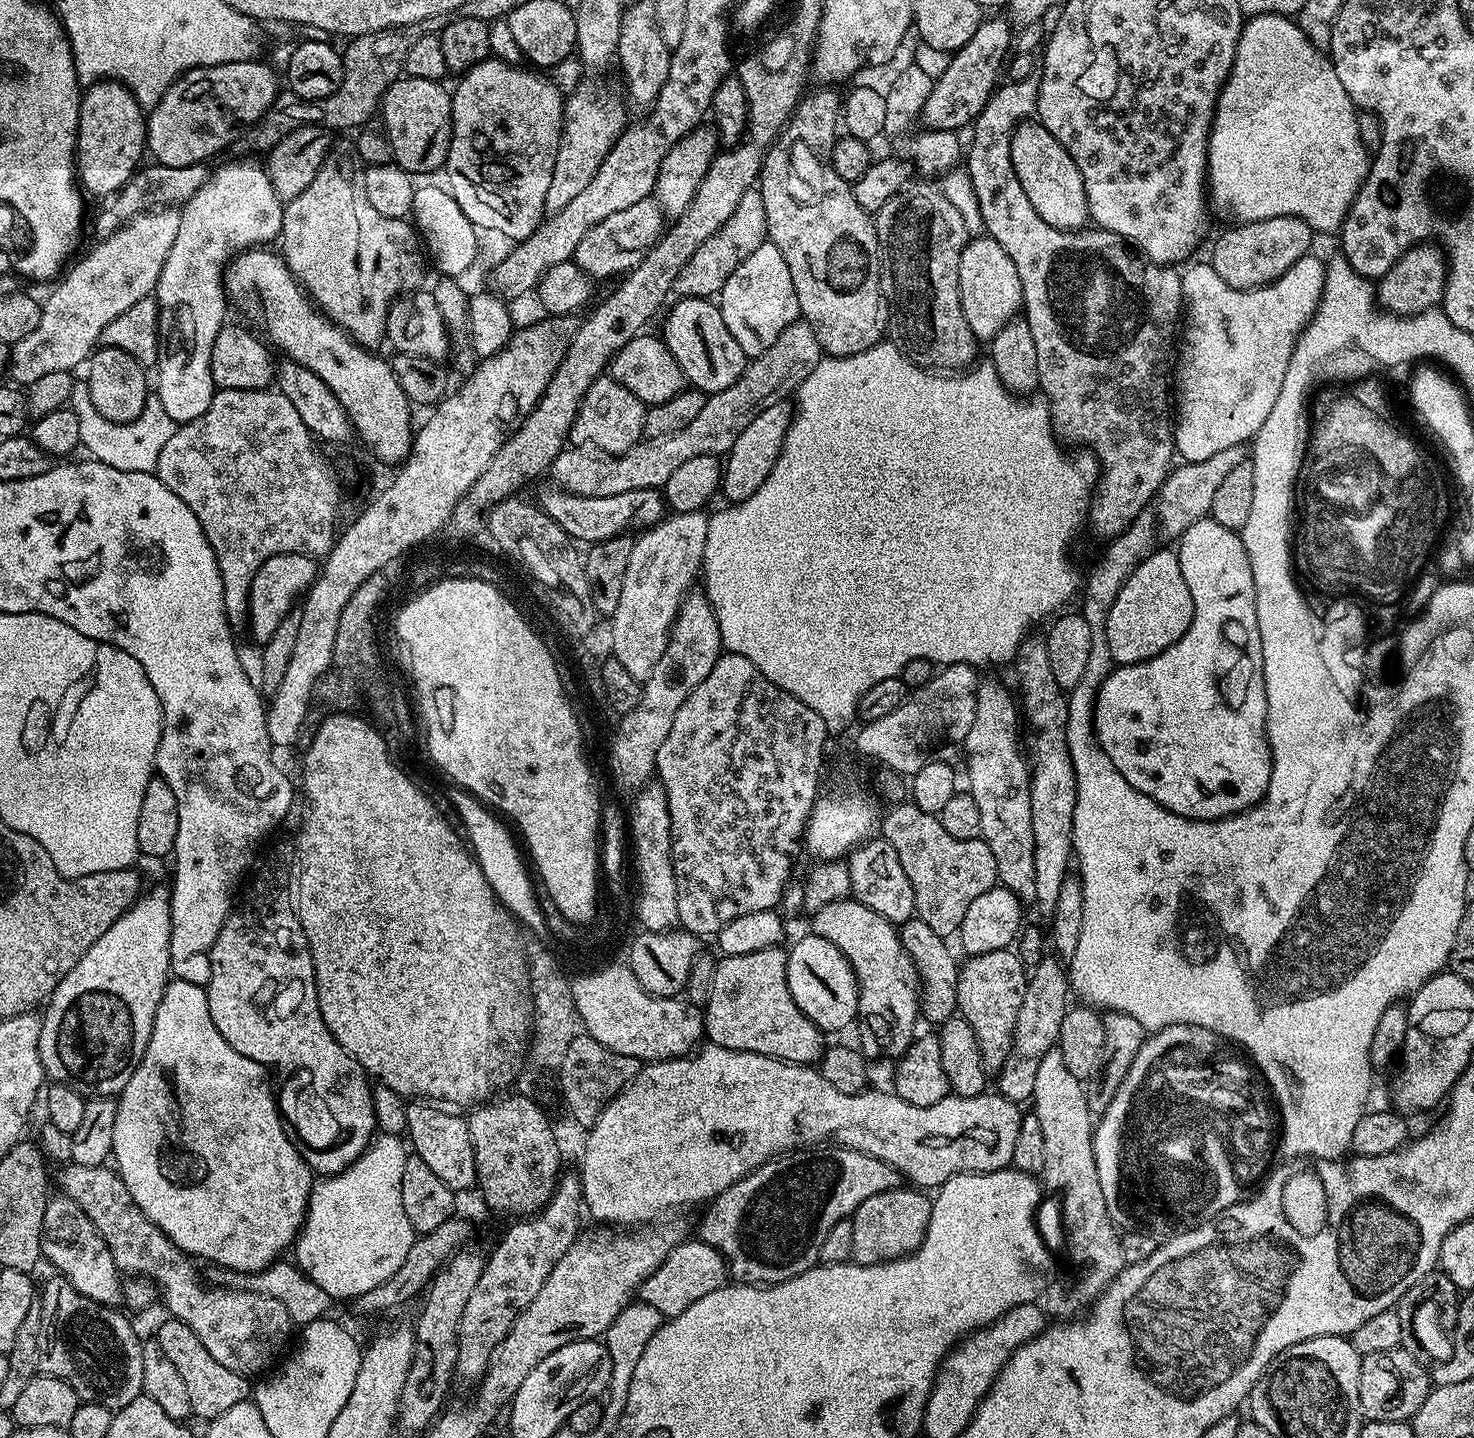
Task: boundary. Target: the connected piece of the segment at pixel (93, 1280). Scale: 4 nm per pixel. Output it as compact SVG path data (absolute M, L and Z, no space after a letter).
M56 1194L46 1206L42 1222L40 1250L45 1261L57 1268L59 1275L70 1282L86 1298L99 1304L116 1306L122 1300L122 1272L117 1268L102 1234L94 1230L94 1222L86 1218L86 1210L69 1196Z

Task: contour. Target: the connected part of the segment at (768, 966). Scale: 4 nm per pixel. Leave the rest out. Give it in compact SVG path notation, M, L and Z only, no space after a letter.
M780 946L754 950L754 954L724 956L716 965L714 987L710 990L707 1004L702 1008L704 1036L711 1043L730 1050L762 1054L775 1060L784 1060L787 1064L815 1065L824 1055L826 1036L818 1026L814 1026L814 1022L810 1022L810 1018L806 1018L806 1014L802 1014L802 1010L798 1010L786 982L787 965L788 953Z

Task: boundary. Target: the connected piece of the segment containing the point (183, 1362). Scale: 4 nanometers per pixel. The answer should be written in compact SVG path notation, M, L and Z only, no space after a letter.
M168 1318L168 1321L157 1332L154 1332L154 1338L158 1342L162 1354L166 1354L166 1358L170 1358L170 1362L174 1362L174 1370L178 1370L182 1382L186 1382L193 1417L201 1416L204 1422L211 1422L218 1414L226 1414L226 1410L230 1410L230 1406L238 1406L238 1402L249 1399L249 1377L239 1376L232 1370L226 1370L225 1366L222 1366L206 1350L205 1346L202 1346L197 1334L186 1321Z

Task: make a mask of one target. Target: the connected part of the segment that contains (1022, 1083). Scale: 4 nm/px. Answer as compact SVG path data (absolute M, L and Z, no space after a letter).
M1046 954L1038 962L1038 966L1031 969L1022 1006L1018 1006L1018 1022L1014 1022L1014 1042L1010 1046L1010 1054L1006 1054L1006 1062L1002 1062L998 1073L998 1092L1007 1100L1031 1101L1038 1066L1042 1058L1046 1058L1048 1051L1057 1047L1062 1018L1070 1007L1070 972L1065 965L1063 968L1059 963L1063 964L1055 955Z

